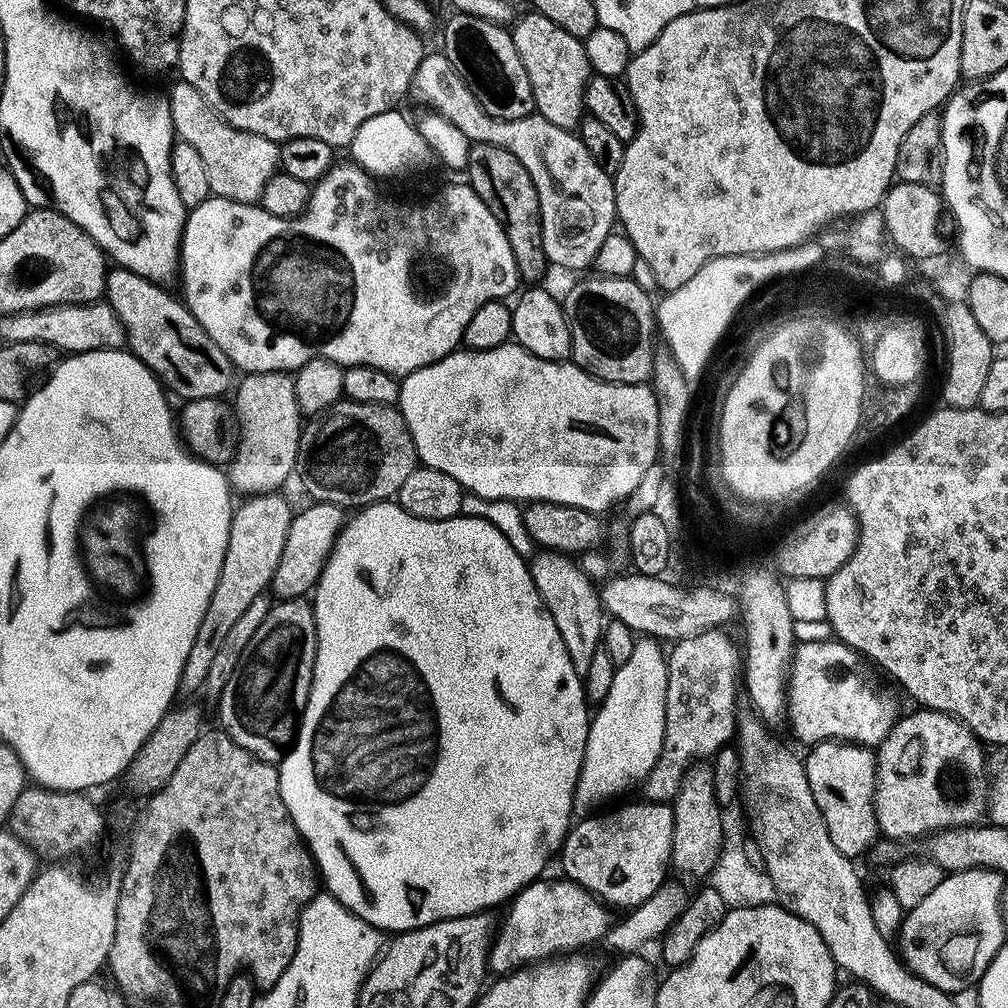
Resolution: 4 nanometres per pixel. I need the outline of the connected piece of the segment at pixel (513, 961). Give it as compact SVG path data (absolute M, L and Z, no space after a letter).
M544 879L533 880L507 905L504 924L502 920L488 953L488 966L493 973L515 972L542 960L584 950L595 940L596 943L603 941L604 935L611 930L614 916L603 900L597 900L573 880Z

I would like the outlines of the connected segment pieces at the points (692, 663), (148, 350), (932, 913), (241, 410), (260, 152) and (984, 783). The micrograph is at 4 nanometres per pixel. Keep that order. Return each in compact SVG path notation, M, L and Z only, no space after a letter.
M712 629L675 641L667 655L665 737L657 764L642 784L649 801L672 802L693 764L715 757L736 735L736 699L740 688L742 692L740 650L737 641L735 644L723 632Z
M116 266L109 271L104 287L104 296L106 303L112 307L114 314L118 314L118 318L122 322L127 347L132 355L137 356L151 372L156 373L160 383L173 397L175 397L174 395L181 396L181 401L184 402L223 397L223 392L228 387L229 391L234 384L232 359L225 354L222 346L218 346L218 342L214 342L214 338L210 338L210 334L206 334L206 330L202 330L202 326L194 318L190 309L185 306L183 299L176 297L175 300L164 288L167 287L161 286L155 280L147 280L145 276L134 274L129 268Z
M989 868L966 869L945 875L943 882L919 906L907 909L901 922L898 952L909 970L930 986L949 994L979 985L985 970L1006 943L1006 921L1000 913L1000 895L1006 880Z
M250 372L243 379L234 388L240 437L235 437L235 451L226 468L228 482L236 494L279 493L280 487L291 476L293 479L296 472L302 431L302 413L294 394L294 379L287 372Z
M177 79L176 85L166 92L170 106L172 131L179 139L190 142L206 166L206 179L210 181L213 196L221 196L234 202L256 204L264 188L272 180L280 162L280 144L258 134L238 130L221 120L220 115L185 80Z
M929 708L901 715L890 734L875 749L876 826L887 839L907 842L915 836L927 838L949 828L979 825L988 814L990 771L984 761L985 745L961 720Z

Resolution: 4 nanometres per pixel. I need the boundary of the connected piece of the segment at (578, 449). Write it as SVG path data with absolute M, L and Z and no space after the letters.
M509 342L481 352L457 350L444 356L430 366L422 366L409 376L400 380L400 412L404 415L406 426L412 435L412 447L417 461L425 468L442 470L450 474L454 482L464 487L465 493L486 498L487 500L515 500L517 502L550 502L566 507L580 507L592 513L604 514L607 508L624 502L634 493L642 478L657 463L660 456L660 439L658 438L658 406L656 393L647 383L622 384L613 386L605 380L597 380L589 372L571 362L543 360L530 354L518 343Z

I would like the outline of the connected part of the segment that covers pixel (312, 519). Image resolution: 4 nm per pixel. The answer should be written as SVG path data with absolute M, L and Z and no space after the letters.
M312 502L309 505L309 508L304 508L301 512L299 509L290 522L290 534L286 534L286 546L282 546L282 558L278 561L278 570L274 570L274 578L270 585L273 597L282 600L307 597L320 580L332 548L345 526L345 509L339 508L336 504L319 502Z

